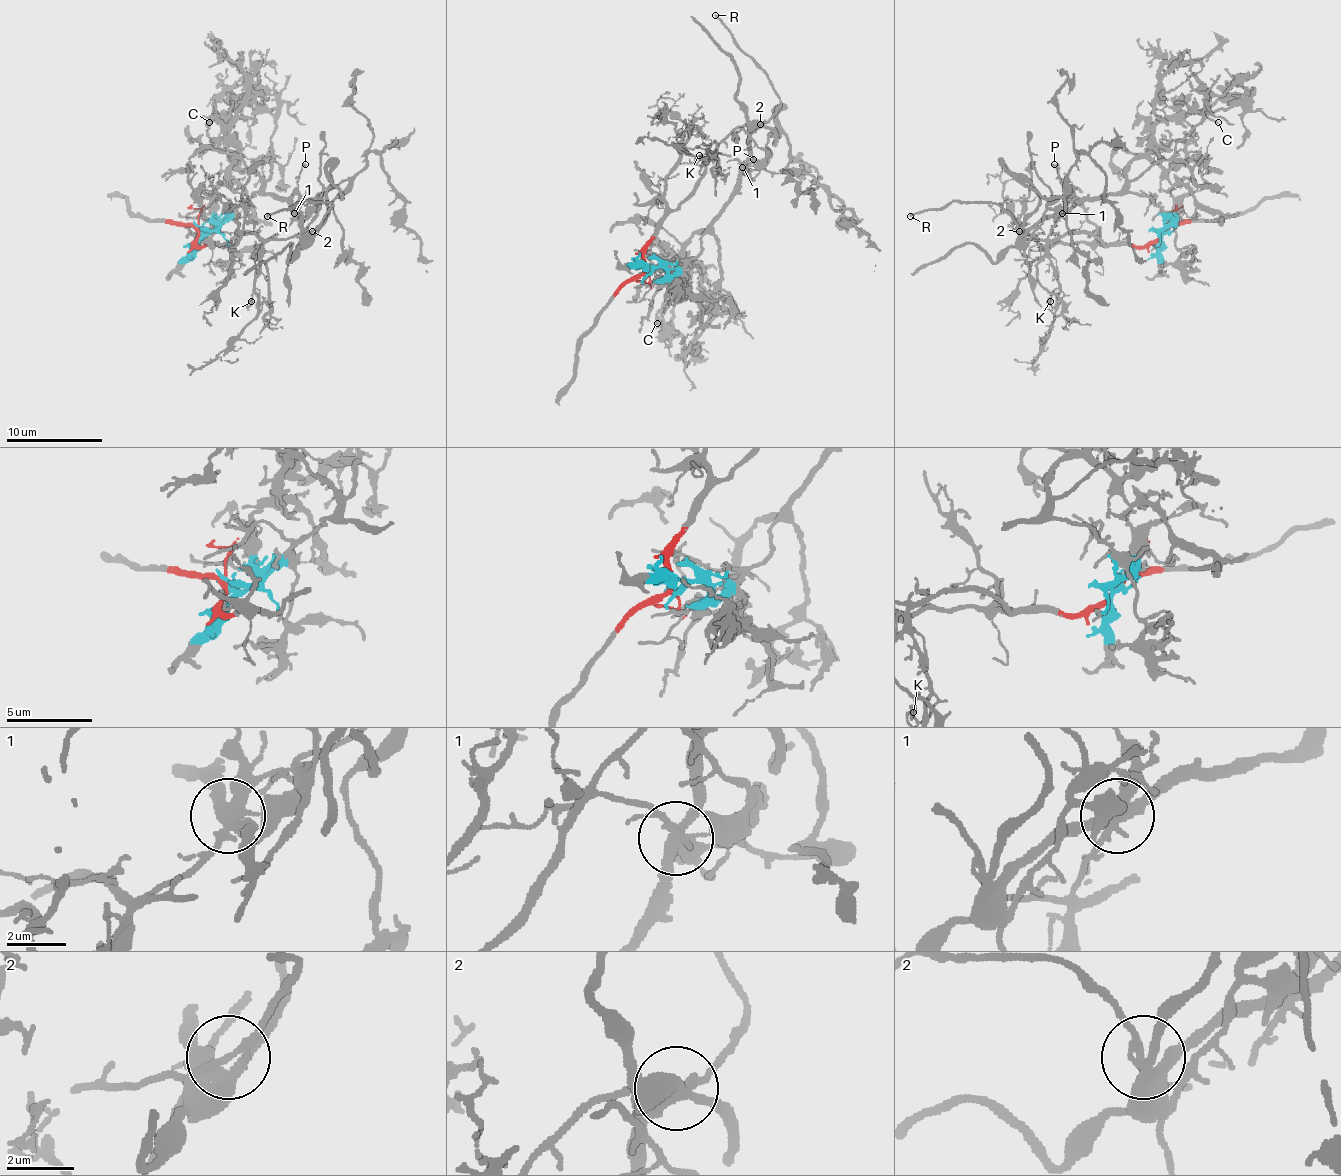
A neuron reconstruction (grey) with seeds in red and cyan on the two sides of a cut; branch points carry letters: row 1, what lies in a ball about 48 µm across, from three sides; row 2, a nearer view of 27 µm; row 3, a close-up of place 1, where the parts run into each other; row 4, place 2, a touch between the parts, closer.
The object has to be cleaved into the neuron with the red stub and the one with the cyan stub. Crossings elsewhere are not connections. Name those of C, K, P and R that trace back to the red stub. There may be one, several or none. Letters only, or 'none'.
K, P, R

